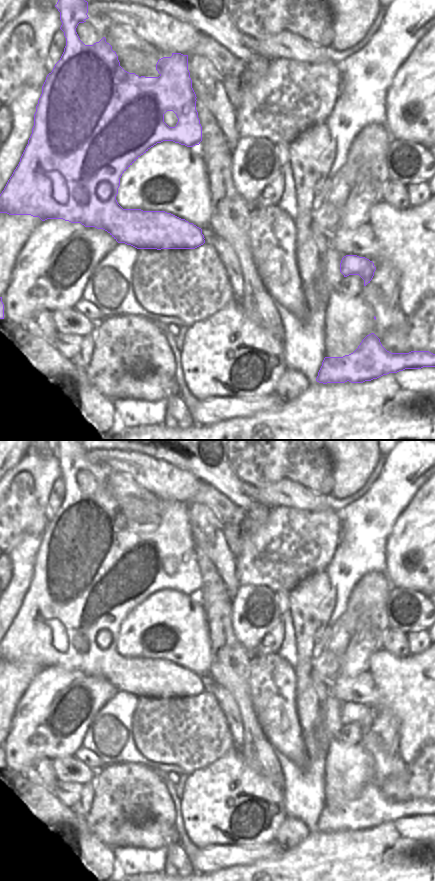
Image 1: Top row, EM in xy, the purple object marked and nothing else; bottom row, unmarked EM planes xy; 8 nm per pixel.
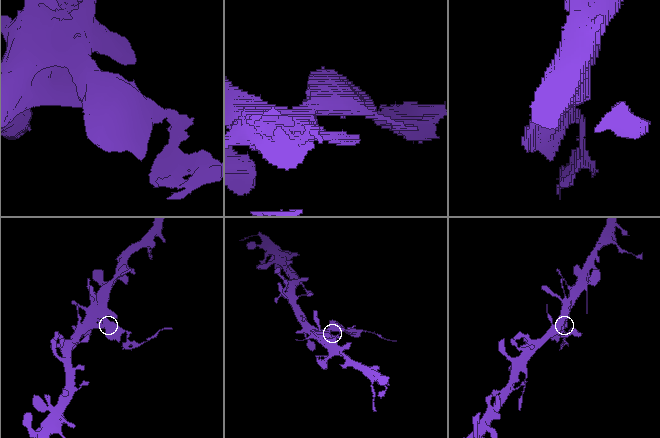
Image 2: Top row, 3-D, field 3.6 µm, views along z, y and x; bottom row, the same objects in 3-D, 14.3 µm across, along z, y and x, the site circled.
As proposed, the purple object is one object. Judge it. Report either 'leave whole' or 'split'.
split

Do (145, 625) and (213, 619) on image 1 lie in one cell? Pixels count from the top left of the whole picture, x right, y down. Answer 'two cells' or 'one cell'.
two cells

